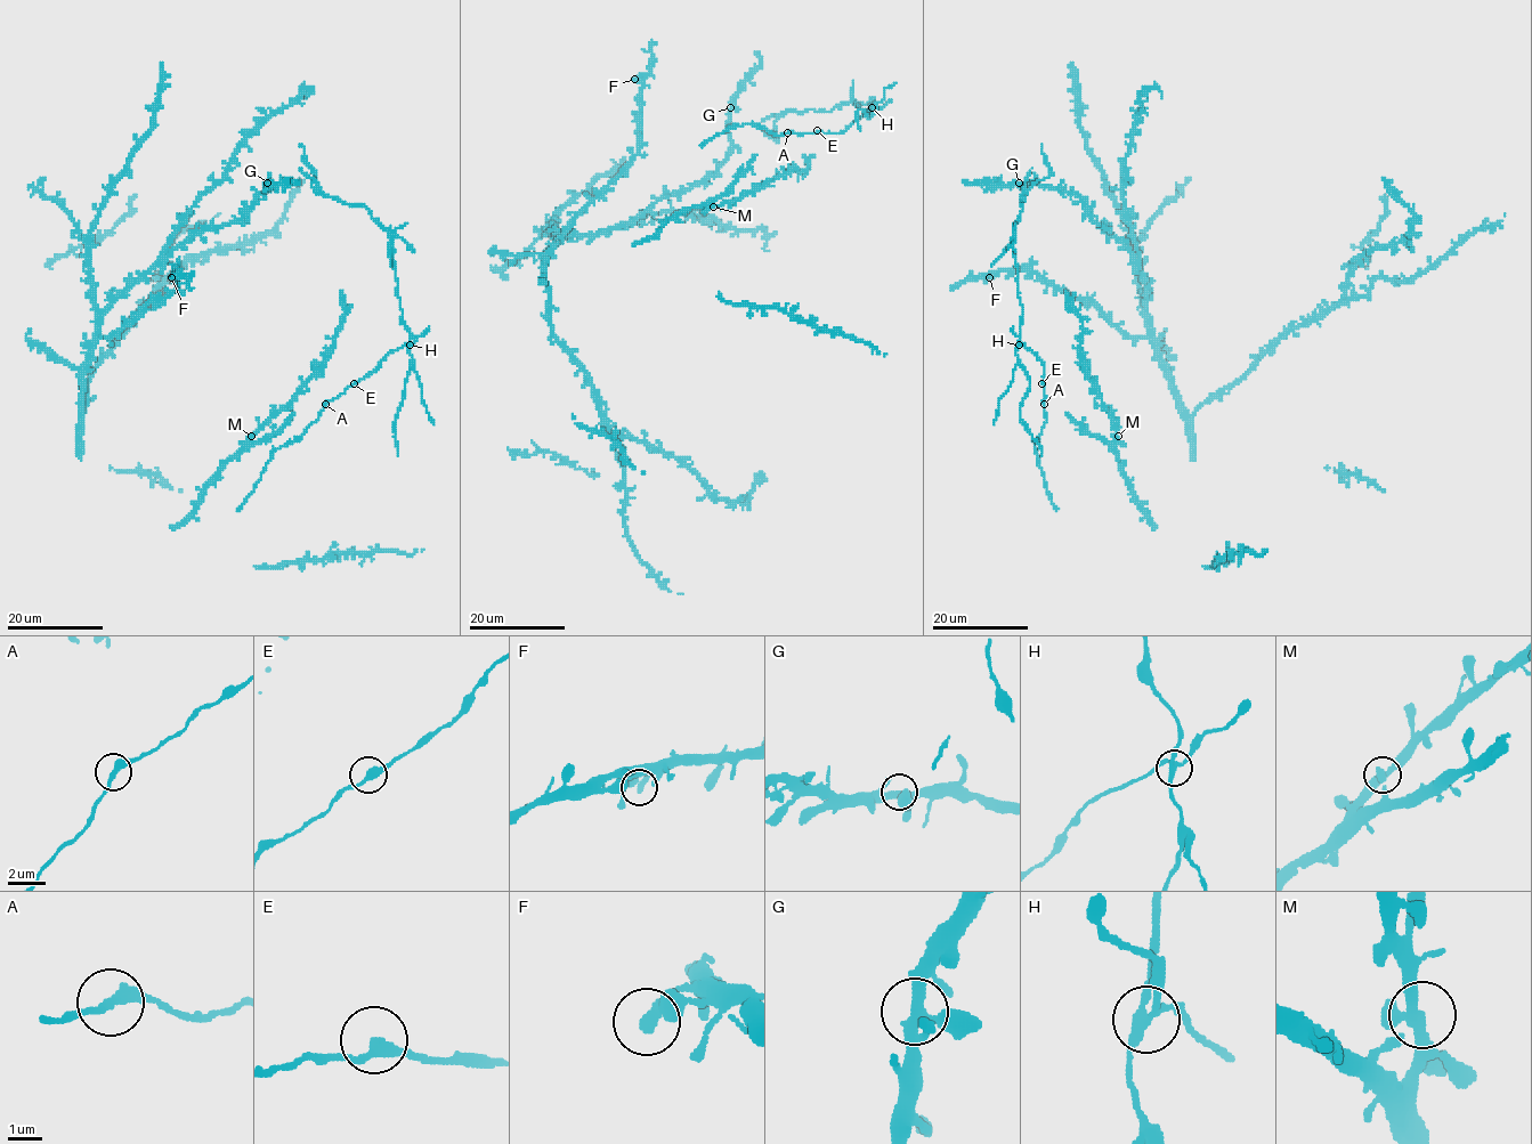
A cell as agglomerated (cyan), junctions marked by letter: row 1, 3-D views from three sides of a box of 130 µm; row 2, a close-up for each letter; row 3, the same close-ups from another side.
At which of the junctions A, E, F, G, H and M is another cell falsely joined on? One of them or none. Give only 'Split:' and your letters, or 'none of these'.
Split: H

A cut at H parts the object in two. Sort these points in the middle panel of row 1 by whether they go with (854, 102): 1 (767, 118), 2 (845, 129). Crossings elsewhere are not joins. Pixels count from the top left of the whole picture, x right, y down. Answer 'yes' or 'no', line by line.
1: yes
2: no

